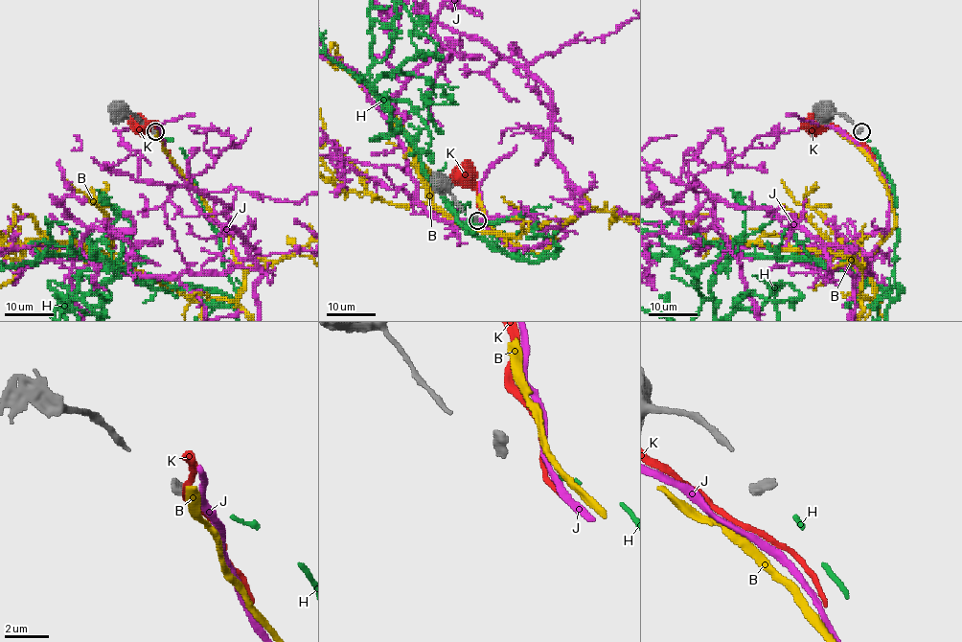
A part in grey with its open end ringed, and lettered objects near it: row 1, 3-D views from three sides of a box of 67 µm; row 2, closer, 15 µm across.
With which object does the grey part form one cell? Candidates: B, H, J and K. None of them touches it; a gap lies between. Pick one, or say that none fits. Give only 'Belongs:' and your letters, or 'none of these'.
Belongs: H

